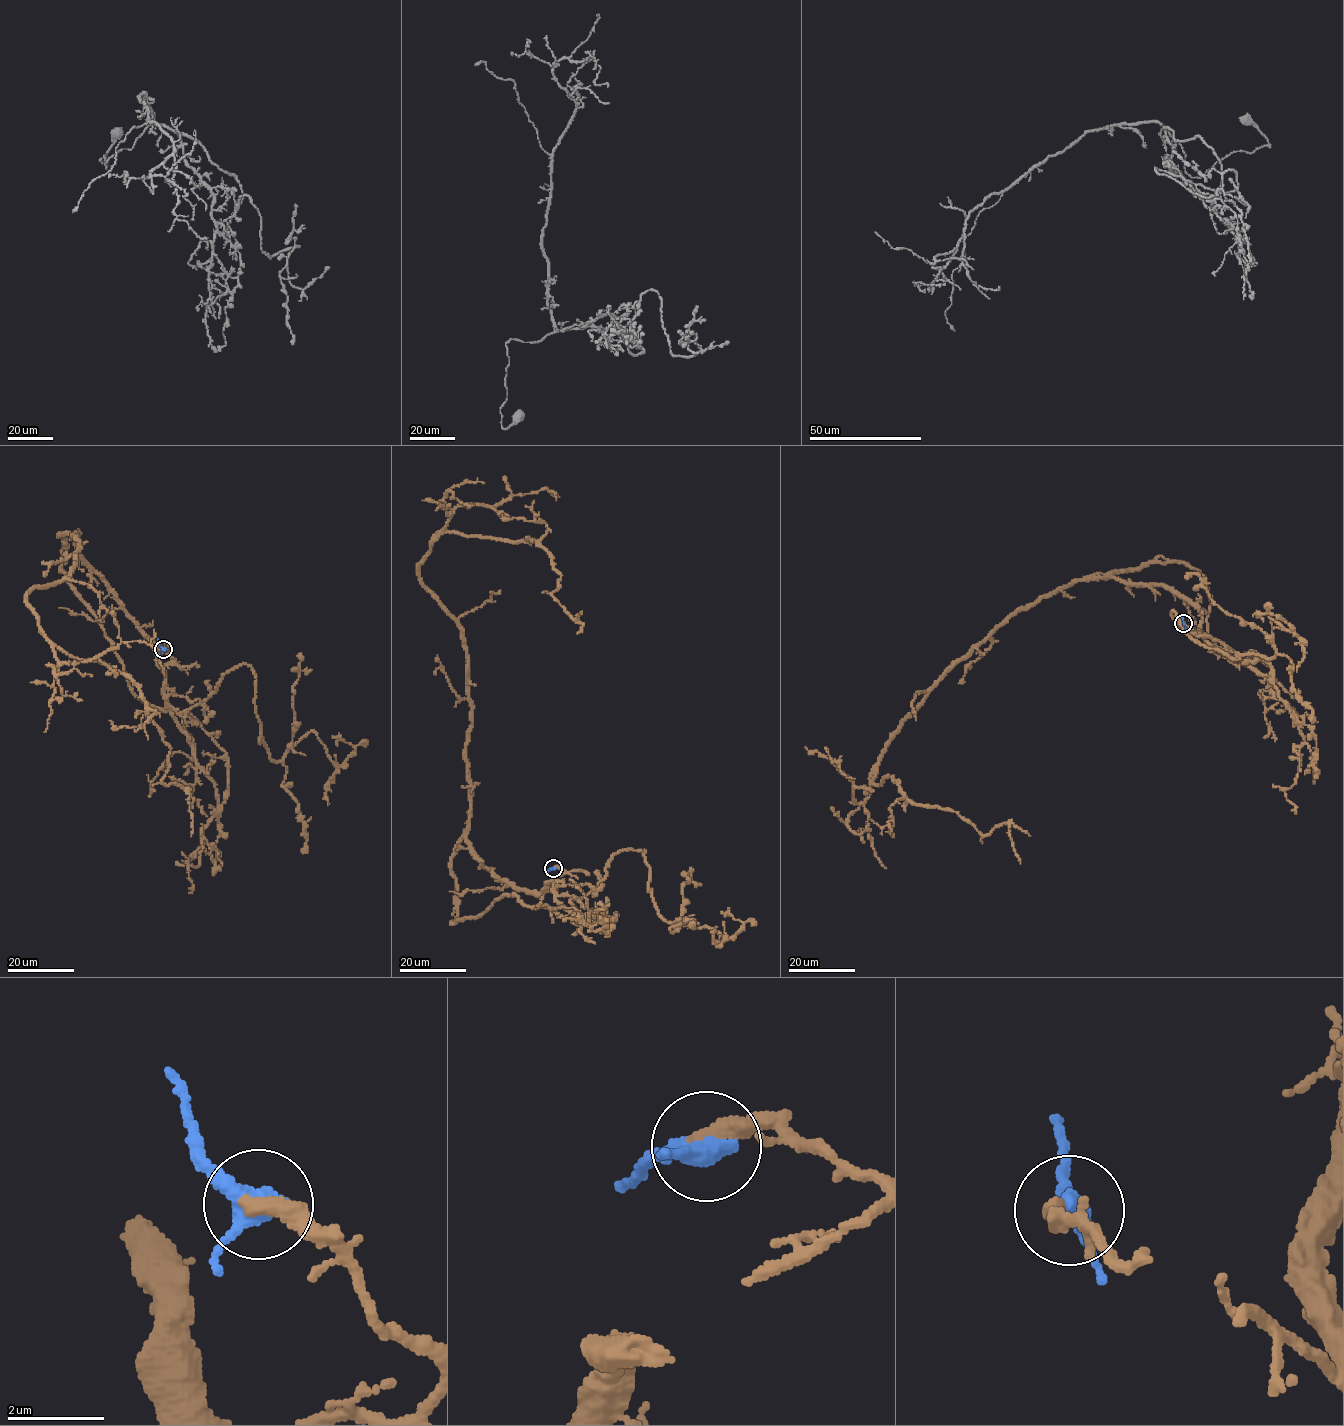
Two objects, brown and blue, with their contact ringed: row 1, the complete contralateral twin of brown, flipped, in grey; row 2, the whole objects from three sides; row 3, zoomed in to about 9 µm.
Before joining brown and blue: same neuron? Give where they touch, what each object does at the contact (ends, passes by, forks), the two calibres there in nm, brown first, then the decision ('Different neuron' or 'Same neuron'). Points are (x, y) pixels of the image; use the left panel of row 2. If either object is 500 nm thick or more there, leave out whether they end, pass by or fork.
Place: (163, 649). At the ring brown ends. At the ring blue passes by. Thickness 400 nm (brown) against 400 nm. Same neuron

